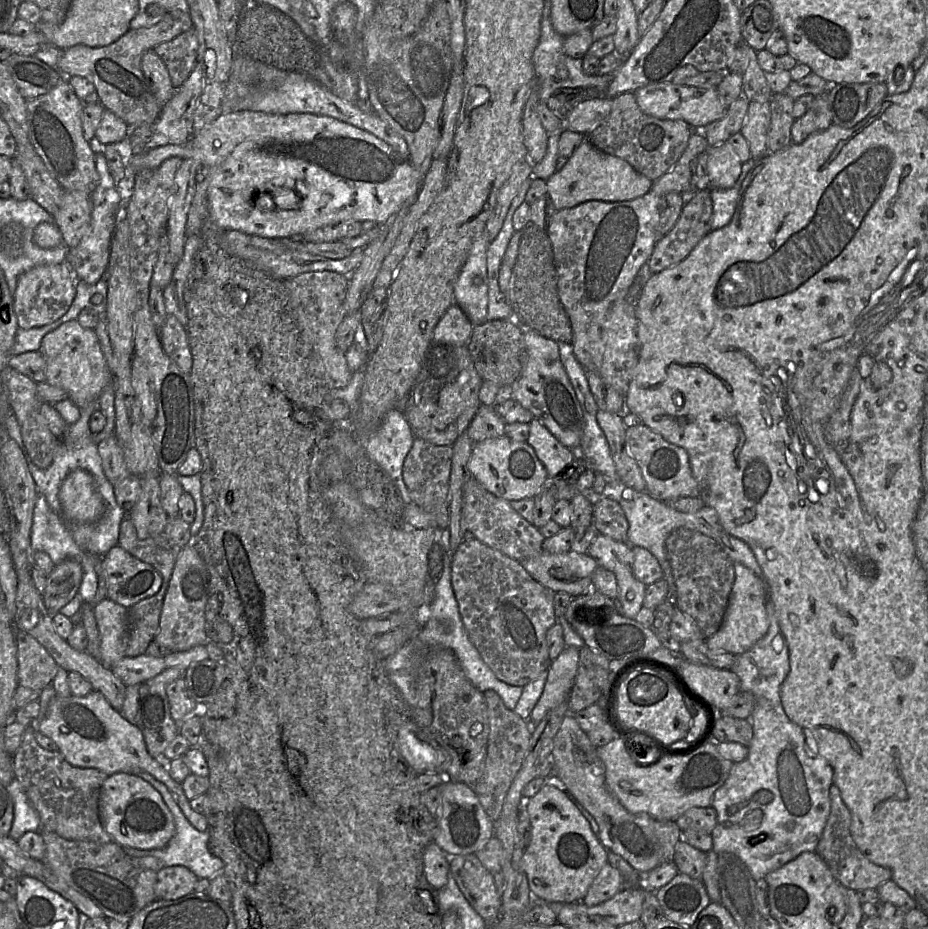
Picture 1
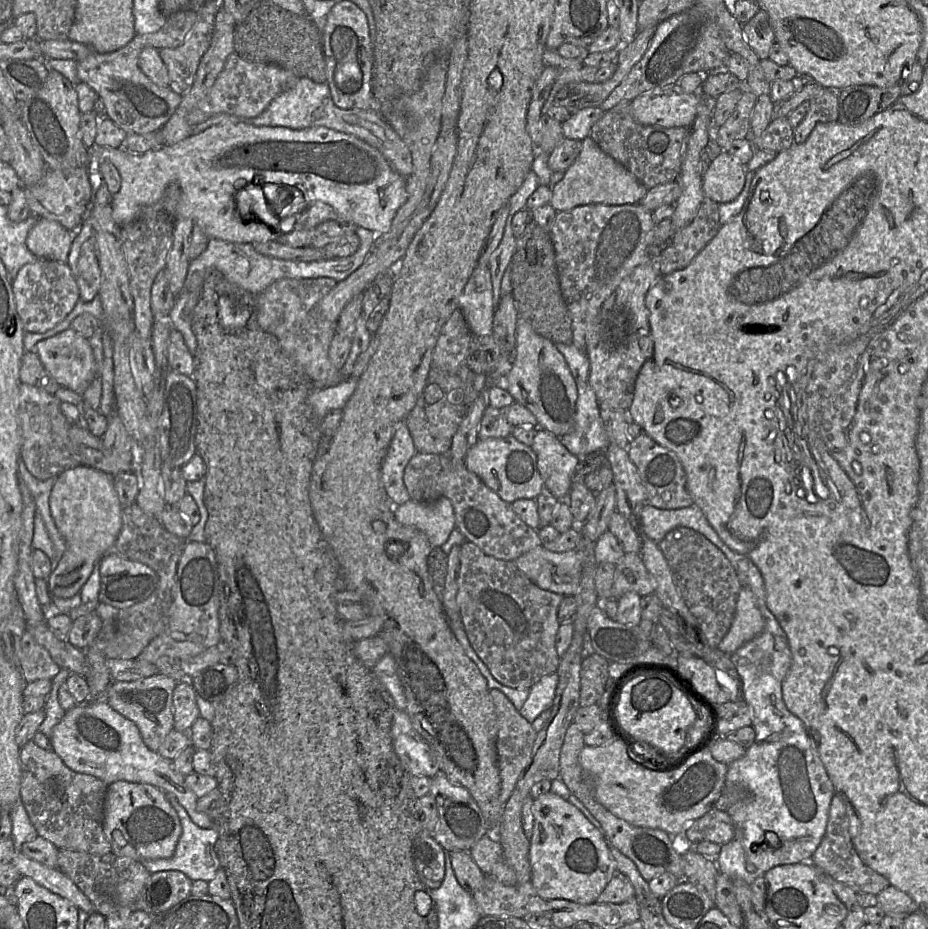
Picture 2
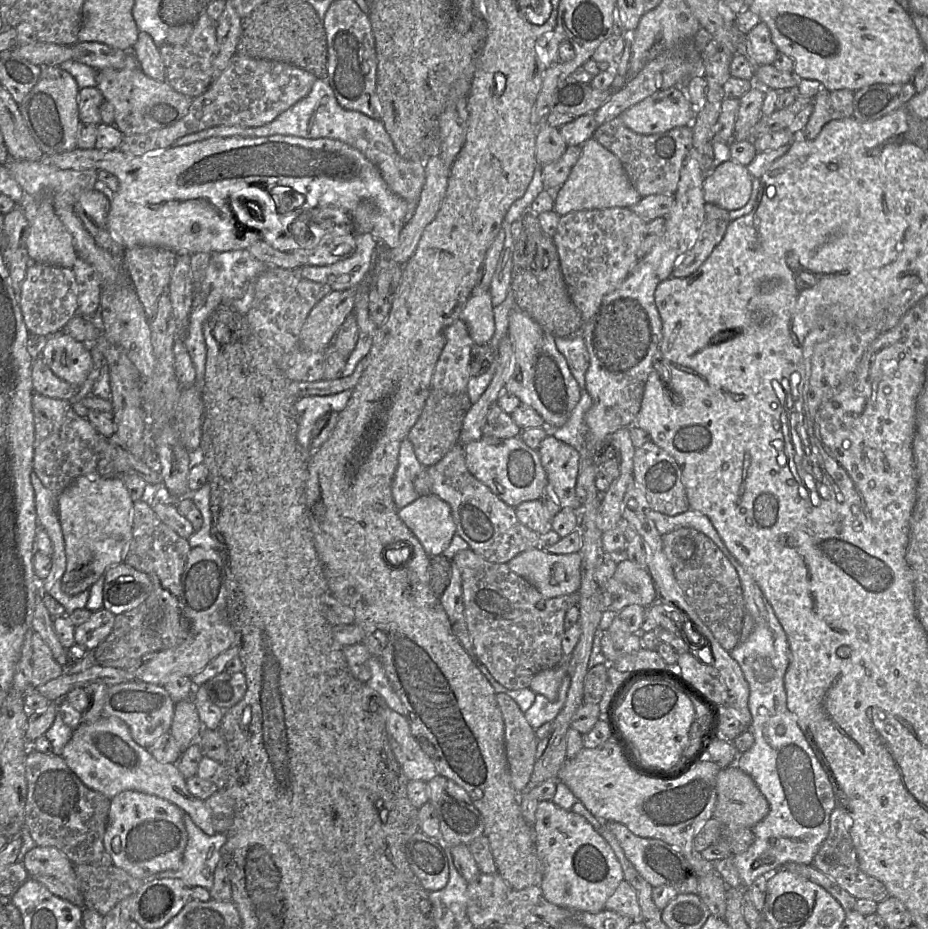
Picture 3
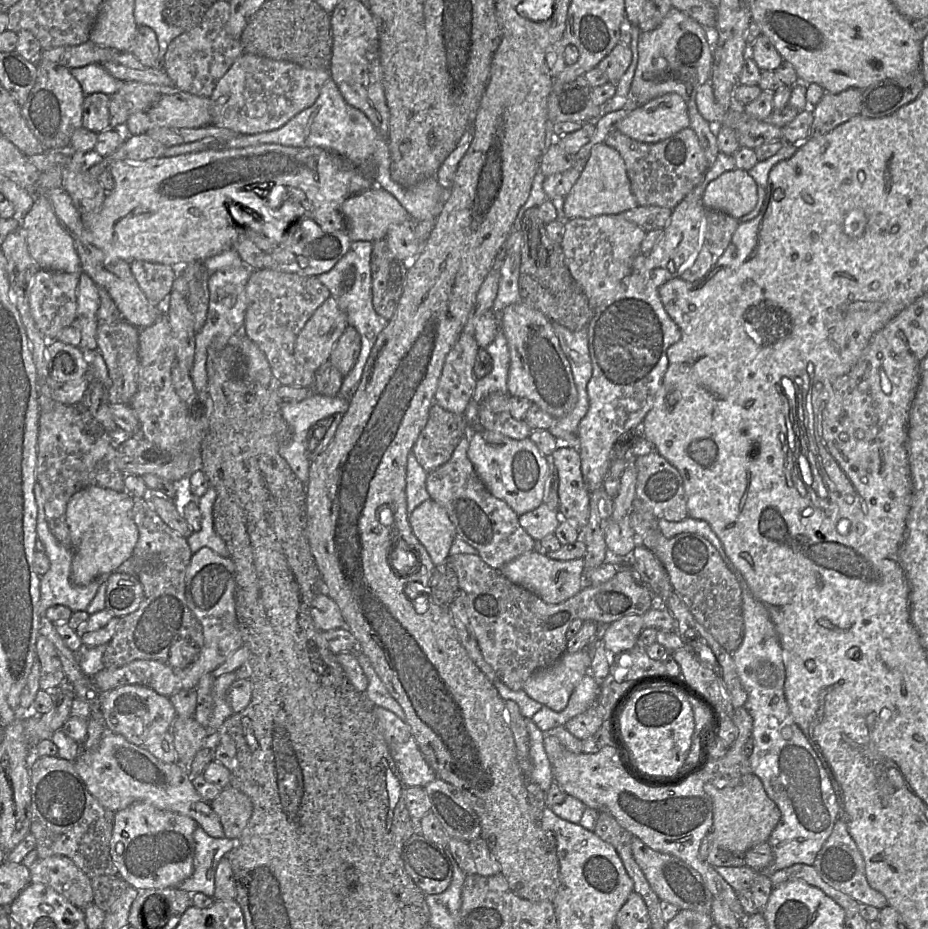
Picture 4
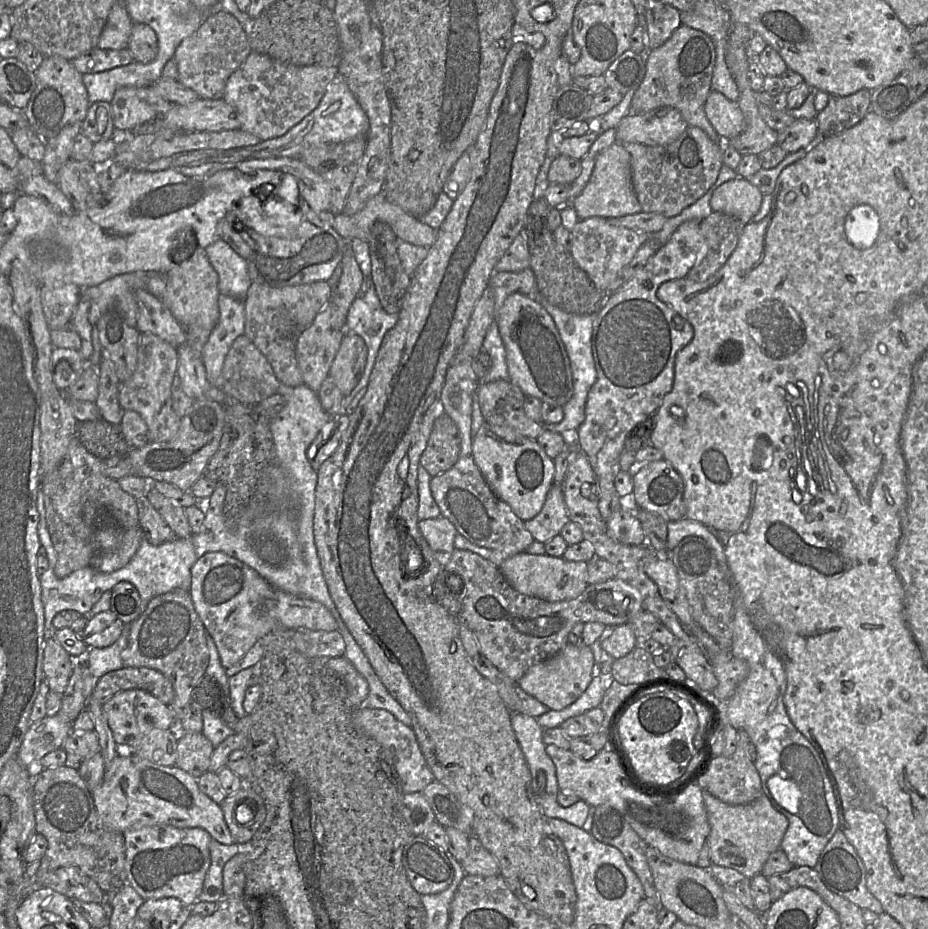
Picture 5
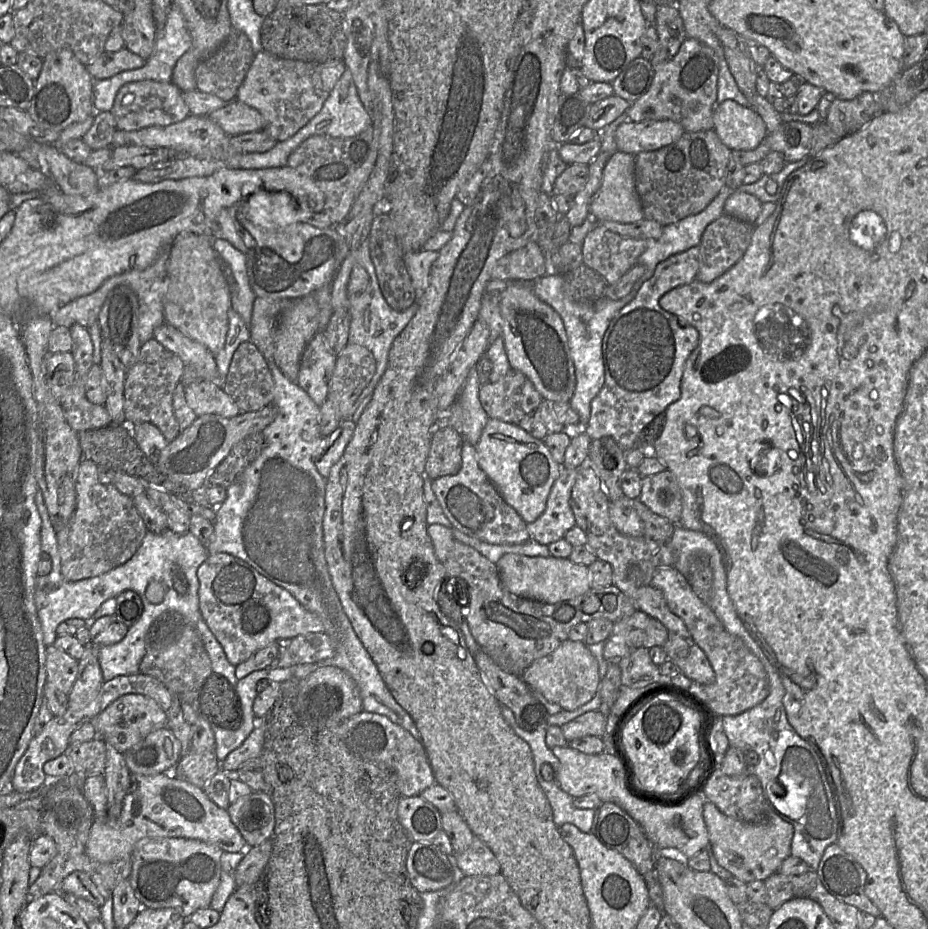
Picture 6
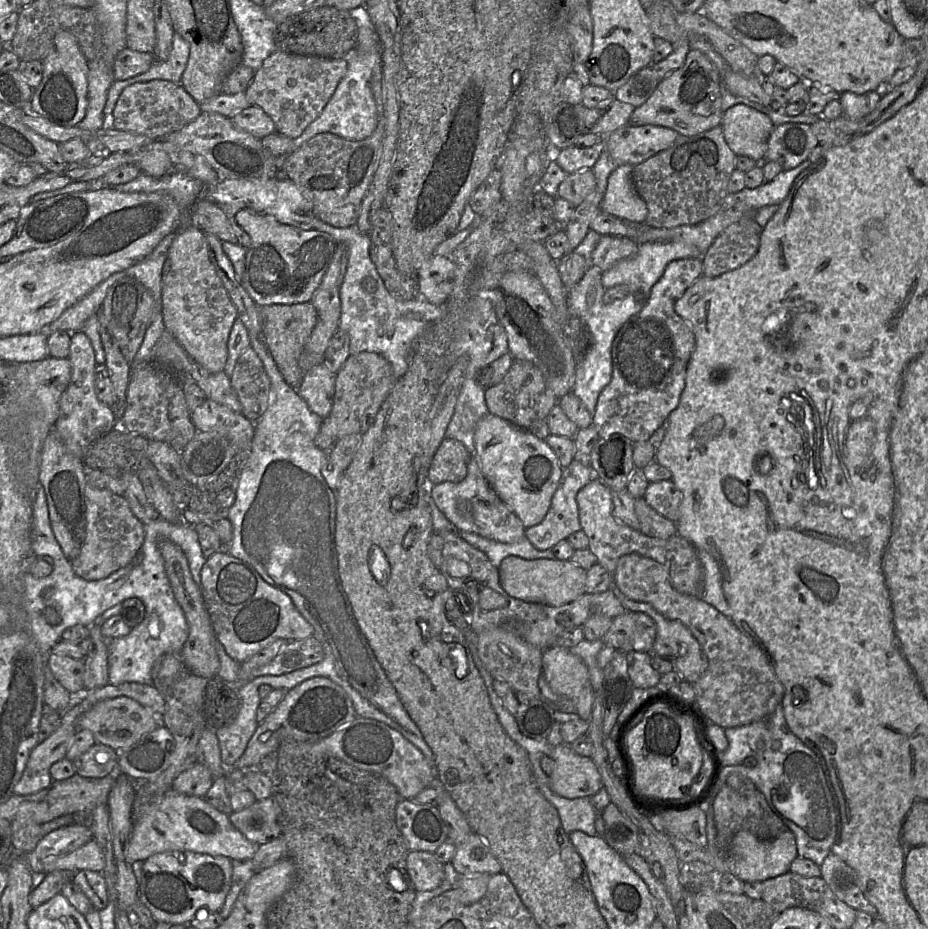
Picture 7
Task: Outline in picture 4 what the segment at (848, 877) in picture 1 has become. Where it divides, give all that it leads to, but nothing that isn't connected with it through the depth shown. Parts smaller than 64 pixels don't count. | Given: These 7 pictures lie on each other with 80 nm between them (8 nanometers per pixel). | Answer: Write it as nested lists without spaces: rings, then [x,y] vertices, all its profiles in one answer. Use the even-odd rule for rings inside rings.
[[[841,817],[835,822],[833,830],[818,852],[813,866],[826,883],[857,902],[874,906],[880,910],[888,905],[885,896],[869,885],[863,857]]]

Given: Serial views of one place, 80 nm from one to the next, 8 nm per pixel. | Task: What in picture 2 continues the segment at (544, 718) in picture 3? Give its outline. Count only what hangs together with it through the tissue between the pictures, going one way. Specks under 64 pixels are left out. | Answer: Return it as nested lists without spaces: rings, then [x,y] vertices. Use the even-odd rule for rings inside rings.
[[[553,673],[543,676],[529,688],[528,698],[519,710],[521,716],[529,723],[533,723],[542,712],[552,706],[558,681],[557,673]]]

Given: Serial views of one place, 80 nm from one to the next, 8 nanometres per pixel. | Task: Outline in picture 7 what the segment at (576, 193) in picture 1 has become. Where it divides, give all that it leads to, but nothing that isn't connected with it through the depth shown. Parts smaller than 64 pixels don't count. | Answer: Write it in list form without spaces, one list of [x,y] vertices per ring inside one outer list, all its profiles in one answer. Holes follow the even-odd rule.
[[[619,164],[611,172],[600,203],[600,211],[621,220],[640,224],[645,222],[648,209],[635,189],[633,169],[629,164]]]

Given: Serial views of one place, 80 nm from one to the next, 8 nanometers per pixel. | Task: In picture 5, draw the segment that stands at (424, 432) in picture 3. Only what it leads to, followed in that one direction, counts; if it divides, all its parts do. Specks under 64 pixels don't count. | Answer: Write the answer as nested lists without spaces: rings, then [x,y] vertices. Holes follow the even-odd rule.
[[[440,412],[434,423],[426,445],[421,454],[420,464],[431,477],[451,469],[460,453],[460,433],[453,420]]]

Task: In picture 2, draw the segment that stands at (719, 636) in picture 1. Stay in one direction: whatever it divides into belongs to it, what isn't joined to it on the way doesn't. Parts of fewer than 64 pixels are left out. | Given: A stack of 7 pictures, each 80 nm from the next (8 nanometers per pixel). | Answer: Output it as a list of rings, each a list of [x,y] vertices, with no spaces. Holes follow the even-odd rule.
[[[741,587],[732,625],[718,645],[728,655],[758,636],[765,627],[765,619],[749,587]]]

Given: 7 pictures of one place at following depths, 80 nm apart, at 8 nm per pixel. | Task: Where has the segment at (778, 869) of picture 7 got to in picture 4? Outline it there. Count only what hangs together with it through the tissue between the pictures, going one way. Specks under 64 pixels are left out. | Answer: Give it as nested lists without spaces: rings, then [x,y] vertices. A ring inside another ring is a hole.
[[[754,773],[742,776],[740,782],[733,787],[716,788],[712,782],[705,782],[704,791],[713,806],[712,844],[706,862],[713,867],[746,866],[746,852],[757,844],[768,842],[779,823],[779,808],[769,798]]]

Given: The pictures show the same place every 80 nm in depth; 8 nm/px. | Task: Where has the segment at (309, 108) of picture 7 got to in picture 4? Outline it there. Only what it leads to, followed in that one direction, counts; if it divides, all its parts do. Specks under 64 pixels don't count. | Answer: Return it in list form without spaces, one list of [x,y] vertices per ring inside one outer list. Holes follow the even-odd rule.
[[[242,54],[219,79],[209,97],[212,125],[228,128],[237,134],[279,129],[312,106],[329,79],[328,69],[307,69],[286,61]]]

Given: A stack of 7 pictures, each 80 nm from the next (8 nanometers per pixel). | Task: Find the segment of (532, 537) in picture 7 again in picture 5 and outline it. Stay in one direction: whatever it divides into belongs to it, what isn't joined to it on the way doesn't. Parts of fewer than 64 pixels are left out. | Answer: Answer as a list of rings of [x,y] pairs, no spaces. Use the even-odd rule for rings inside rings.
[[[562,484],[551,486],[541,511],[532,519],[524,521],[525,528],[534,541],[545,544],[560,535],[562,528],[570,522]]]

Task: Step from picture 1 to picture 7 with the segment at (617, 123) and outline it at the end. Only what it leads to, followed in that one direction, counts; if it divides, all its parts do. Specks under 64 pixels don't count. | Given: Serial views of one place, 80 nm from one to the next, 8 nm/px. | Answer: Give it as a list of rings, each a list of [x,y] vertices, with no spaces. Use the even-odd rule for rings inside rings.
[[[721,126],[694,136],[679,136],[666,150],[634,166],[633,182],[639,196],[647,205],[645,224],[654,228],[674,228],[695,225],[715,215],[729,193],[728,182],[735,167],[736,155],[728,147]]]

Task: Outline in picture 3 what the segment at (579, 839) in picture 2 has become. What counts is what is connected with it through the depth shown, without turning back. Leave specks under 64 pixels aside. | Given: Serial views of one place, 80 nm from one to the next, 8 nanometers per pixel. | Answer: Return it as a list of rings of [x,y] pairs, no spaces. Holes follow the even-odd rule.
[[[540,801],[535,816],[532,828],[543,873],[539,887],[545,899],[554,905],[575,912],[598,913],[606,909],[608,898],[624,880],[621,864],[610,845],[584,817],[558,807],[553,801]]]

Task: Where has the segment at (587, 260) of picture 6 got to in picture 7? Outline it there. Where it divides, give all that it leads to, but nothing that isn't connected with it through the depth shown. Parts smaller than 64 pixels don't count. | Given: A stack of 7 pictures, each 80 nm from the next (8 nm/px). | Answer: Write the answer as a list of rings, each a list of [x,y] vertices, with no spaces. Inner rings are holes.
[[[603,235],[592,252],[590,266],[596,266],[604,272],[621,260],[634,256],[638,248],[639,245],[631,239]]]

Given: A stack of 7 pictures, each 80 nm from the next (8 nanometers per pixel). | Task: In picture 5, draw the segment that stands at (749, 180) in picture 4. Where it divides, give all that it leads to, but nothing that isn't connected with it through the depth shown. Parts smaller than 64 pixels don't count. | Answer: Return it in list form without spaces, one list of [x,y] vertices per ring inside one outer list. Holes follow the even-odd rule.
[[[736,177],[718,186],[710,199],[712,211],[734,217],[744,224],[759,211],[763,194],[746,178]]]

